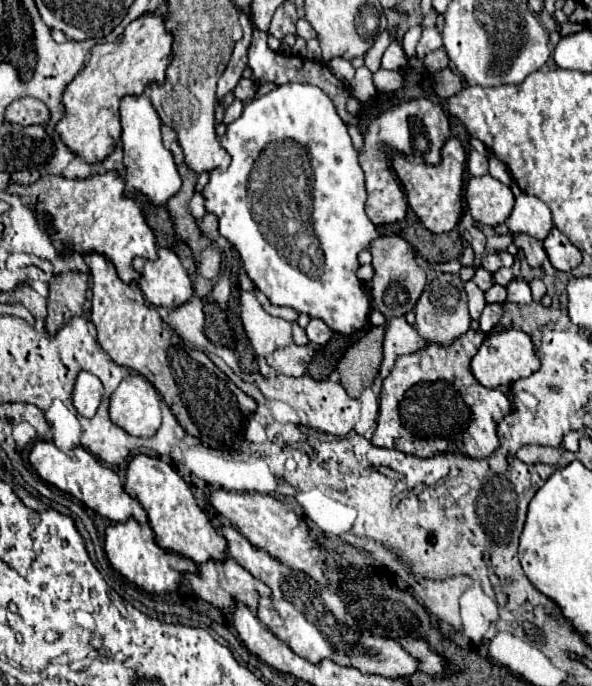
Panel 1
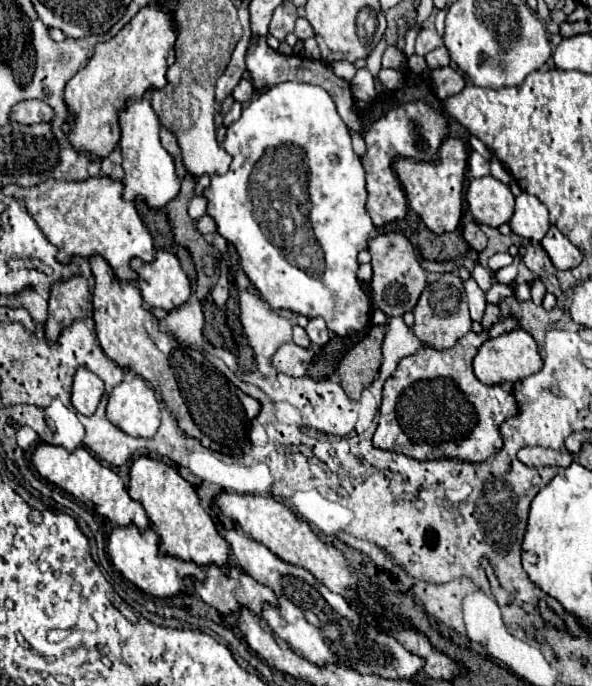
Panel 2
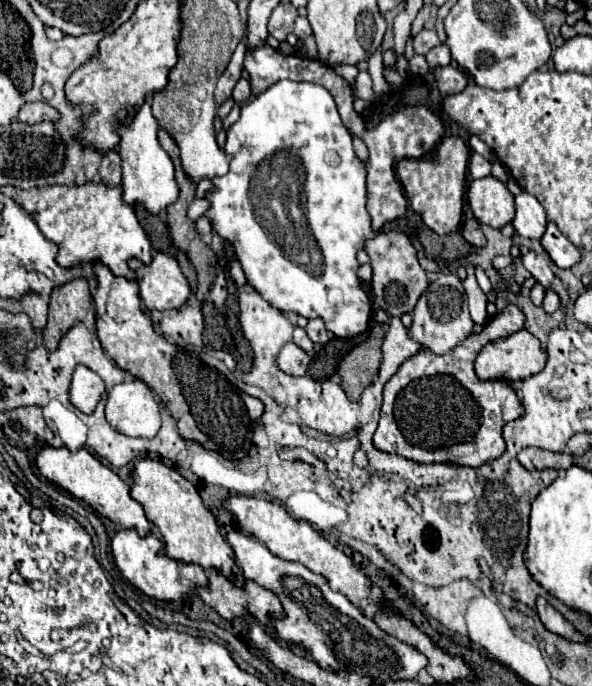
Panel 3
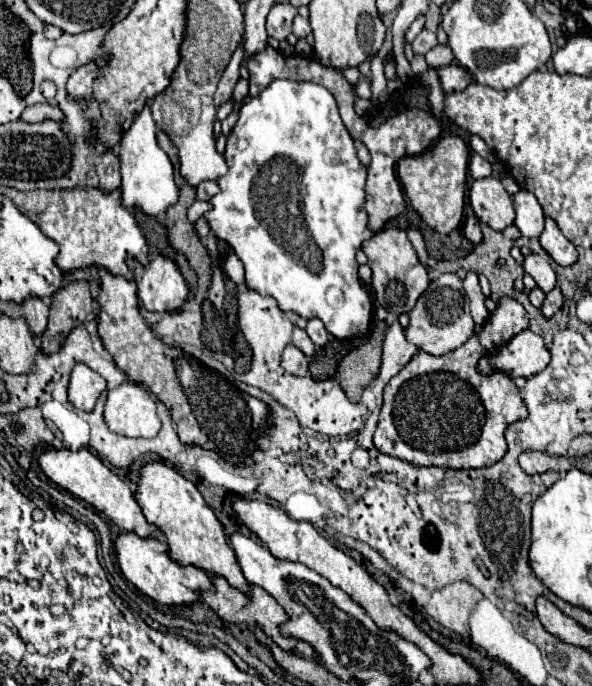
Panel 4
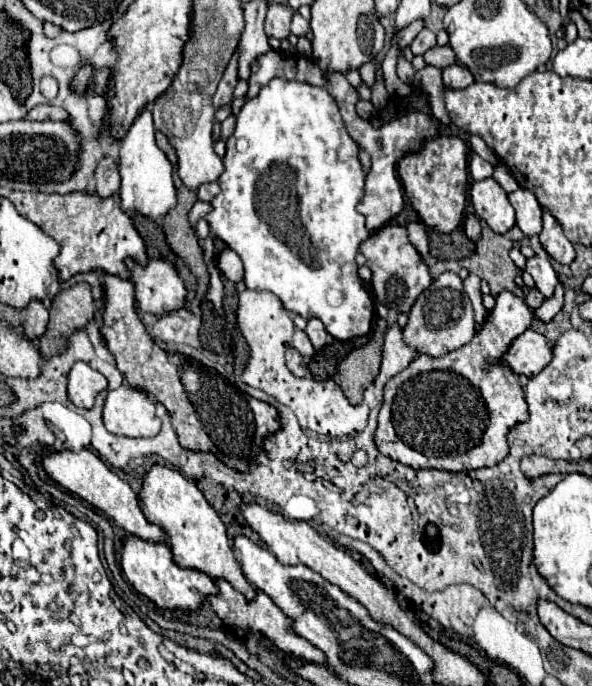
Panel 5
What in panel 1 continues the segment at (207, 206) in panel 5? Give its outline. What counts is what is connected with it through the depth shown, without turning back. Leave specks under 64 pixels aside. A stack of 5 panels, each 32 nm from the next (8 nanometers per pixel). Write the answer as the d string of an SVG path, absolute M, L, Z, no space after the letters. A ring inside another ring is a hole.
M200 192L194 194L192 202L190 202L190 210L192 210L192 216L196 220L202 220L206 216L206 206L204 206L204 196Z

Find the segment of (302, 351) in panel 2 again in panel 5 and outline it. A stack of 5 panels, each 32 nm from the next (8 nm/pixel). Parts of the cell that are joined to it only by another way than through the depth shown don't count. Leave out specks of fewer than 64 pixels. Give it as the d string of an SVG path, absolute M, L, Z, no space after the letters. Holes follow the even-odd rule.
M292 346L286 350L286 368L288 368L294 376L298 376L298 378L310 374L310 372L308 372L308 362L306 362L306 358L304 358L296 348L292 348Z

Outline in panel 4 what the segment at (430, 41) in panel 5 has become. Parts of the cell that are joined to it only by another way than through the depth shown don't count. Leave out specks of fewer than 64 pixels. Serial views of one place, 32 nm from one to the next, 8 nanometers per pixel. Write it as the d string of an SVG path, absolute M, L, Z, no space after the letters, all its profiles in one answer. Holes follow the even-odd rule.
M422 30L416 38L414 38L414 54L426 54L430 48L434 48L438 44L436 34L430 30Z

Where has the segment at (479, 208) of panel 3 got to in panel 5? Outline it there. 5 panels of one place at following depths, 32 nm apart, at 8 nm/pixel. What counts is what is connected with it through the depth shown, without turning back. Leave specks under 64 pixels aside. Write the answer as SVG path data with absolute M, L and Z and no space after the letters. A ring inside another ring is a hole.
M494 178L474 182L470 190L470 200L476 216L484 220L494 232L504 234L514 226L514 208L508 200L508 194Z

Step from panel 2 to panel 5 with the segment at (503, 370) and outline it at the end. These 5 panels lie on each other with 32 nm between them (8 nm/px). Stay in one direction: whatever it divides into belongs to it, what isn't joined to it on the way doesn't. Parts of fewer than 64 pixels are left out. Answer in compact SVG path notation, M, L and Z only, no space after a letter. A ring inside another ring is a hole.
M530 328L526 332L522 332L518 338L514 338L514 342L508 346L508 350L502 356L502 362L508 368L512 368L512 372L518 376L536 376L542 368L546 368L550 364L550 360L552 360L552 348L546 344L546 338Z

